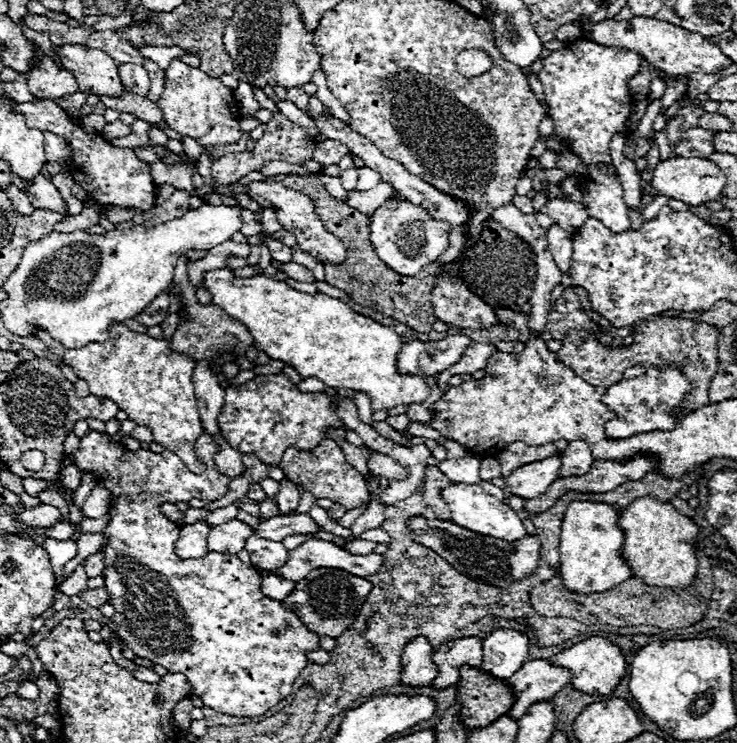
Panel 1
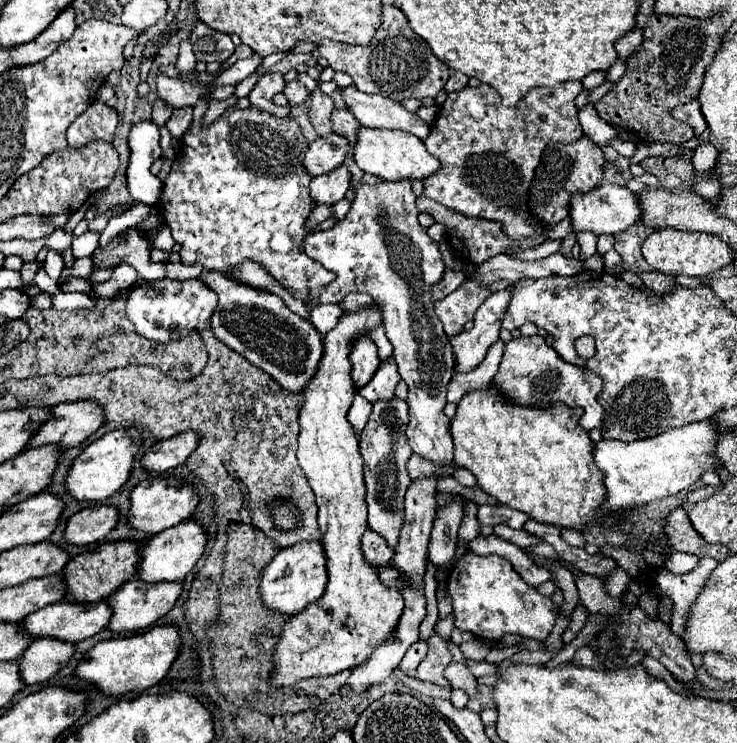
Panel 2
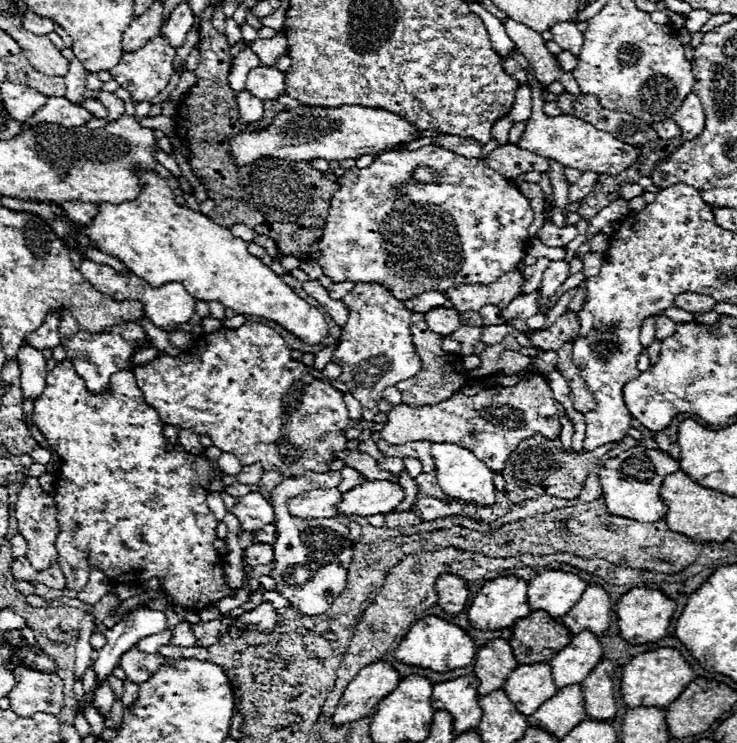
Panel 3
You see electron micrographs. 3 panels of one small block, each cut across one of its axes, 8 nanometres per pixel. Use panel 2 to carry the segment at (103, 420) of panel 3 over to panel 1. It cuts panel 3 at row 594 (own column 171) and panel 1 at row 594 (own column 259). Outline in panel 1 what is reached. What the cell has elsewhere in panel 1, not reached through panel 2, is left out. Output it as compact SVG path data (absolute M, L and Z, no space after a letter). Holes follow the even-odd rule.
M90 430L90 434L82 436L80 440L80 448L76 452L76 466L78 468L84 468L88 472L94 472L98 476L98 480L102 482L102 486L112 494L112 508L108 510L110 514L110 522L104 526L102 530L102 536L104 536L104 544L102 544L102 552L104 552L104 570L102 570L102 576L106 580L106 590L108 590L108 598L110 598L110 604L116 608L116 616L112 618L112 622L120 628L118 634L120 638L126 640L126 644L140 656L140 658L148 658L160 666L164 666L168 672L180 672L186 676L186 682L192 686L192 692L204 702L204 706L210 706L212 710L216 712L222 712L222 714L230 714L230 716L262 716L264 712L268 712L274 704L278 704L280 700L284 700L288 694L292 694L292 686L298 678L298 674L302 672L302 668L306 668L310 662L306 660L306 652L308 650L320 650L318 646L318 634L314 634L312 630L306 628L306 624L290 610L284 608L282 602L278 600L272 600L272 598L266 598L260 590L260 576L256 572L256 568L252 564L244 564L236 554L222 554L222 552L208 552L206 556L202 558L190 558L190 560L182 560L180 556L176 556L176 550L174 550L174 544L178 542L180 538L180 530L174 522L170 522L162 512L160 512L160 506L164 502L170 502L170 504L178 504L178 502L188 502L192 498L200 498L204 502L214 502L214 500L220 500L226 490L228 490L228 484L230 484L230 476L226 474L220 474L216 470L216 462L214 462L214 456L220 452L218 450L218 444L214 442L214 436L210 434L202 434L194 446L194 452L196 452L196 458L200 462L206 464L206 470L202 474L194 474L190 472L182 460L164 450L160 454L154 454L150 450L128 450L124 444L114 444L110 442L110 434L104 434L104 432L96 432L96 430Z

